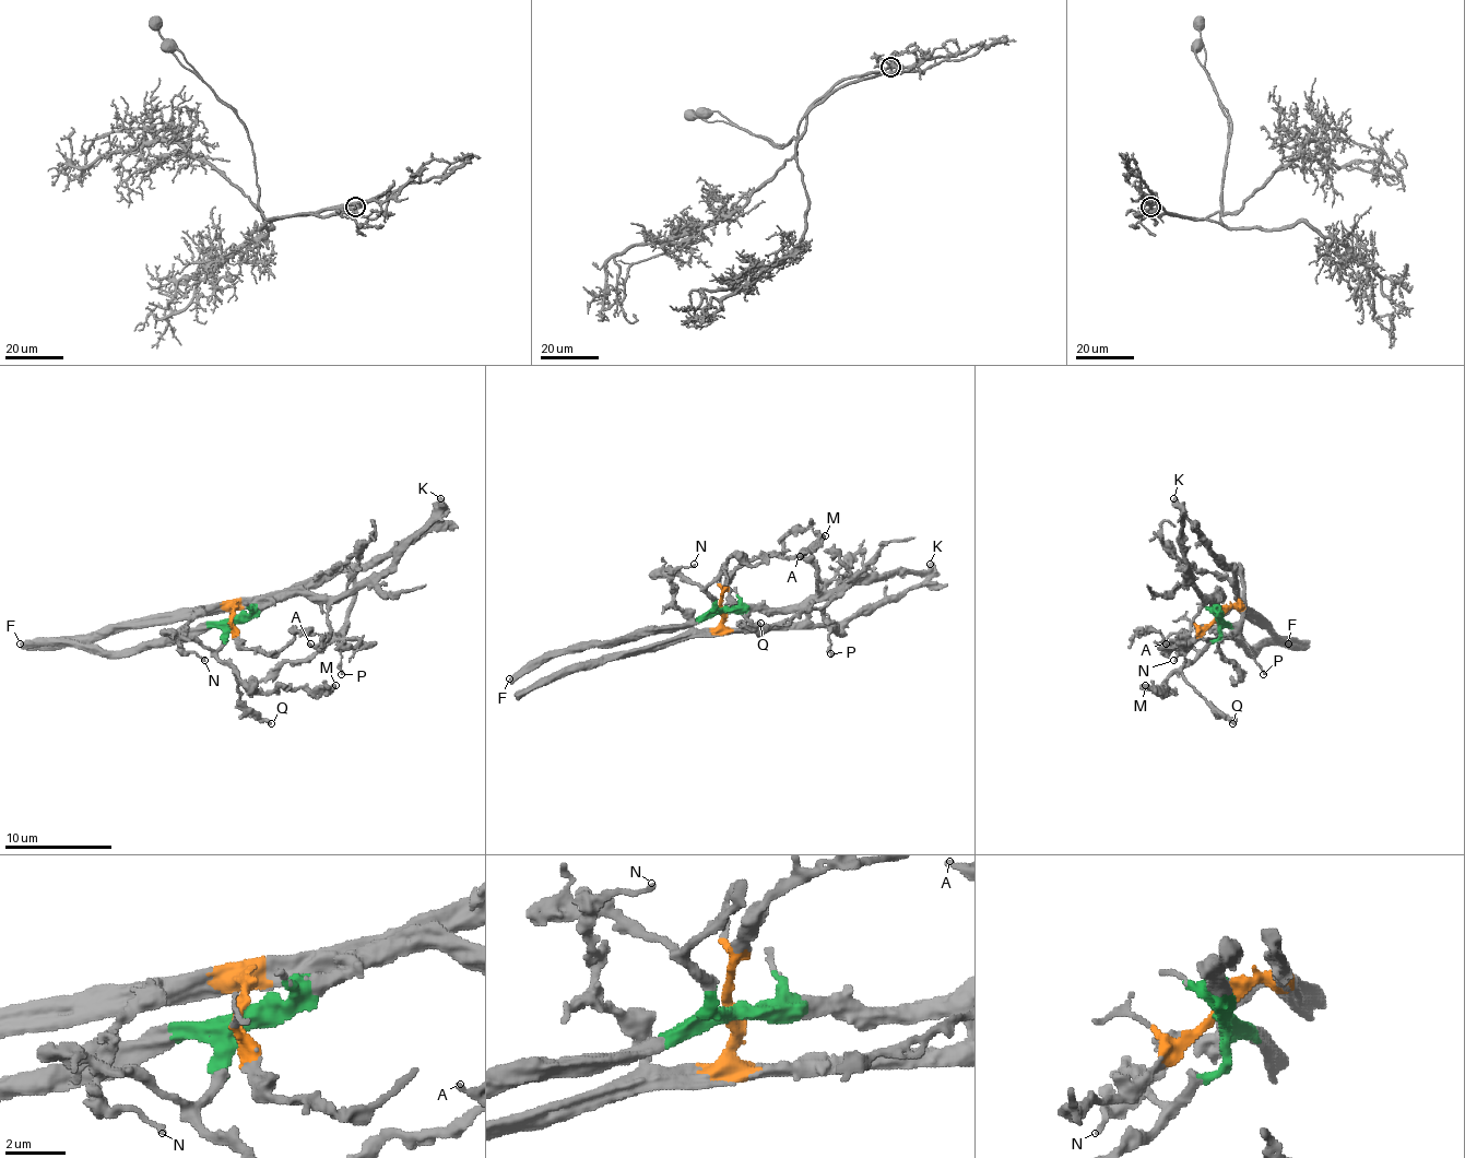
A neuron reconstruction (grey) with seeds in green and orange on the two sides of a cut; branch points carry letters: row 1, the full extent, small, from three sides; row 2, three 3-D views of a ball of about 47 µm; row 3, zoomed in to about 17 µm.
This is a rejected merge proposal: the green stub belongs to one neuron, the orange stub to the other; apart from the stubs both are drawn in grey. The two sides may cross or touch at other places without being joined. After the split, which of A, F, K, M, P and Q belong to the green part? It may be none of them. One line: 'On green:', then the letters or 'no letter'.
On green: A, F, K, M, Q

